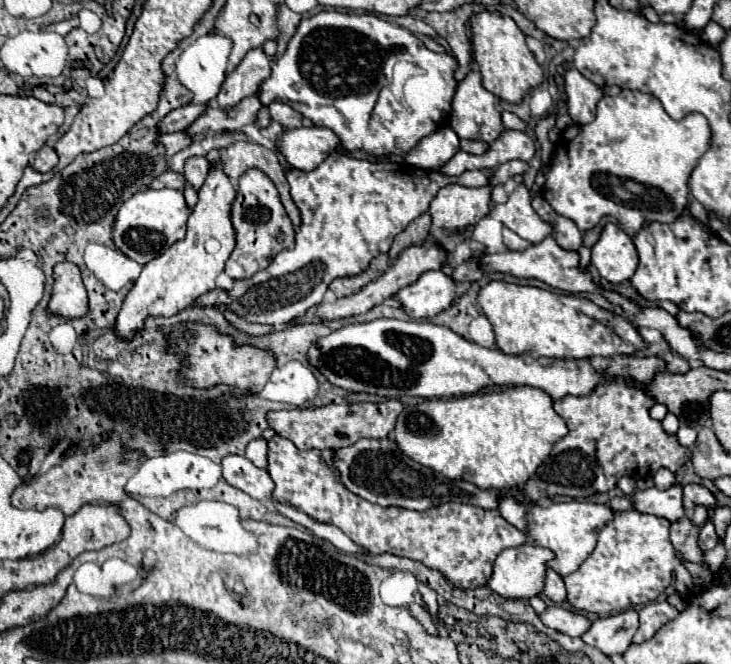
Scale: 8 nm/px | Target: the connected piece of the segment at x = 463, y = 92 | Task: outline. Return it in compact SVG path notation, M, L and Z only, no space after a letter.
M473 69L455 89L451 107L451 129L457 133L459 139L469 141L497 141L505 131L501 113L495 109L495 97L481 85L481 75L477 69Z

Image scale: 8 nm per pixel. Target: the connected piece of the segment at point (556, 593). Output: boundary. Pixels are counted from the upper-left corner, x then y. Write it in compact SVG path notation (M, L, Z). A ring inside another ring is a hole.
M553 569L547 571L547 579L545 579L545 595L555 601L555 603L561 603L565 601L565 585L563 585L563 579L559 573L555 573Z

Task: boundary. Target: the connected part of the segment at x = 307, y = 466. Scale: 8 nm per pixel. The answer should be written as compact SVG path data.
M275 435L269 441L267 471L275 481L273 499L289 503L317 521L339 527L353 543L369 553L393 553L421 561L425 567L443 573L459 589L477 589L491 577L493 557L503 549L523 545L525 533L509 525L497 509L481 509L471 503L445 503L435 511L419 513L401 507L379 507L349 493L331 467L331 449L299 451L289 439Z

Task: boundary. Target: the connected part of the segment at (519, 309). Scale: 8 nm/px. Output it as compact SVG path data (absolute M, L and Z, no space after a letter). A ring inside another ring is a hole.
M489 281L479 291L477 303L493 325L499 349L507 355L521 355L529 351L533 357L583 359L633 355L637 349L645 347L639 331L627 319L619 315L613 319L613 313L601 311L585 297L557 295L539 287Z

